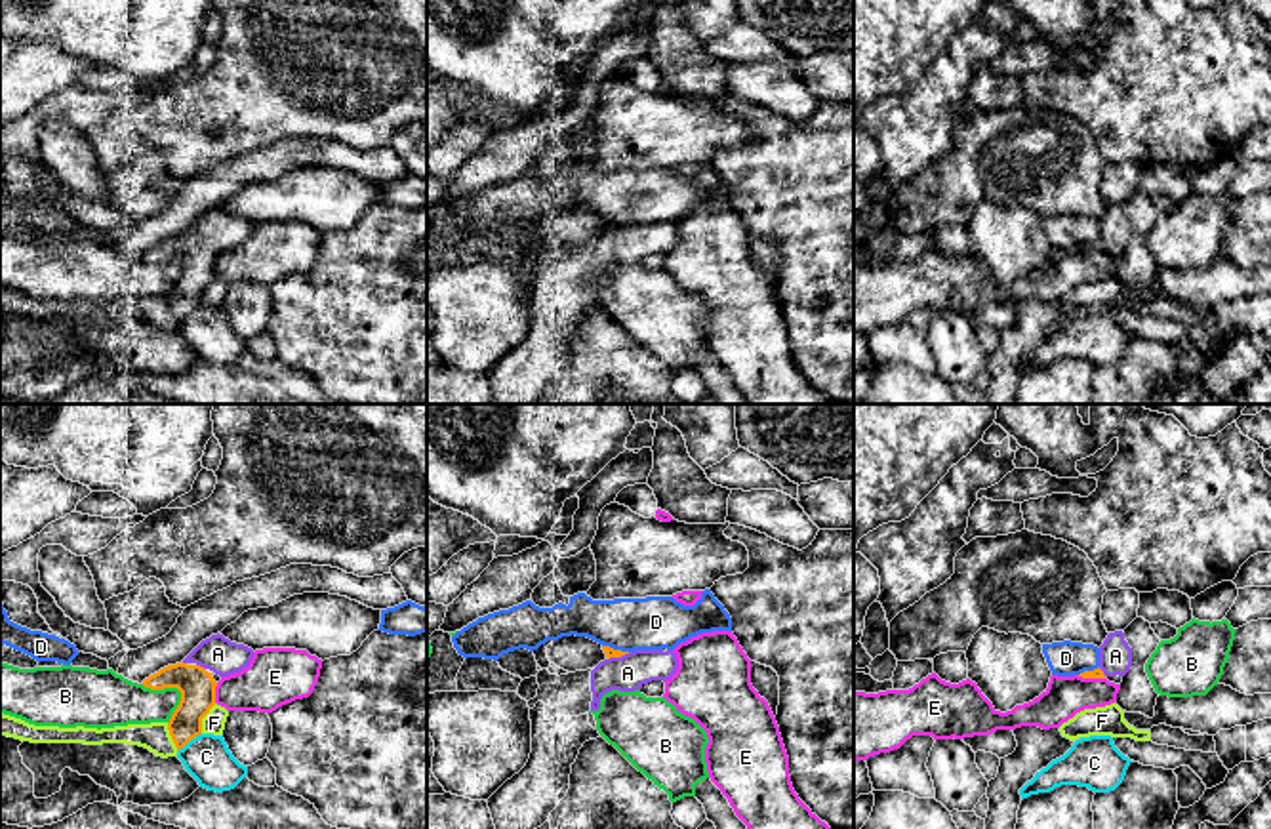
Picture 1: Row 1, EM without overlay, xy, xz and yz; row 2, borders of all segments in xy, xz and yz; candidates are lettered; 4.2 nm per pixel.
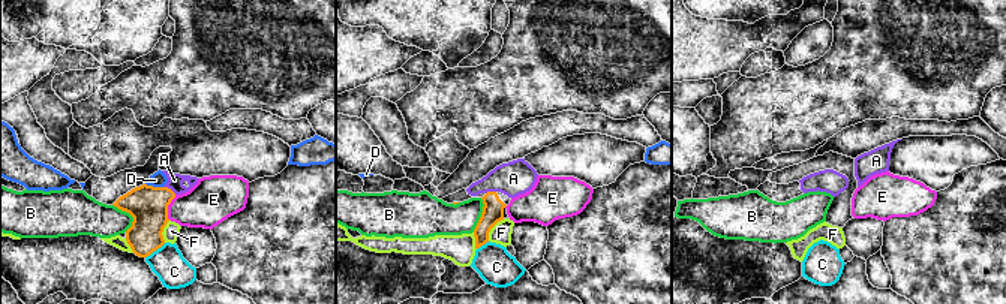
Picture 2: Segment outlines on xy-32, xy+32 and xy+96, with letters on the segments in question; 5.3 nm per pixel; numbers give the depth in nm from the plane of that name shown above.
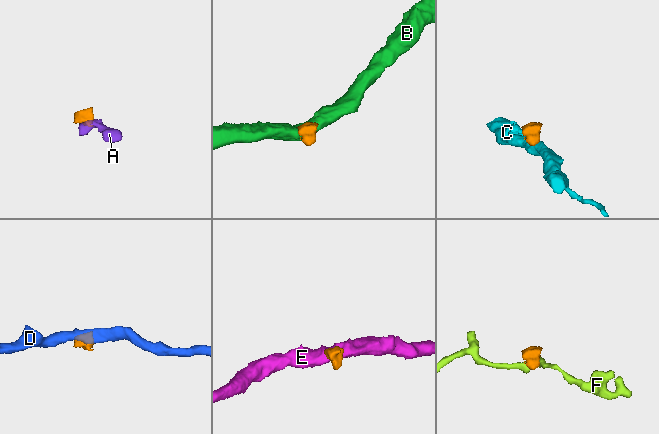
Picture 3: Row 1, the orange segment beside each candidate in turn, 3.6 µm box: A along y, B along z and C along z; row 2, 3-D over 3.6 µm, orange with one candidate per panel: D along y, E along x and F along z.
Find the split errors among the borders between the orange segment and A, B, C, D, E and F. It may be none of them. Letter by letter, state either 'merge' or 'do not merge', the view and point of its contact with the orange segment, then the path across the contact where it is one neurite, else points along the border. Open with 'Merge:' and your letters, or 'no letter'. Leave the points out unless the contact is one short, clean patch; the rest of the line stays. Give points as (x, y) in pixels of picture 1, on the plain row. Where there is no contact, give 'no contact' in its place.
Merge: A
A: merge | xy (199, 239) | across xy (197, 260), (199, 239), (210, 227), (218, 227)
B: do not merge | xy (176, 260)
C: do not merge | xy (189, 313) | along xy (201, 305), (178, 324)
D: do not merge | xz (616, 223) | along xz (603, 218), (627, 225)
E: do not merge | xy (214, 265) | along xy (218, 256), (214, 275)
F: do not merge | xy (202, 290) | along xy (216, 277), (202, 292), (201, 305)

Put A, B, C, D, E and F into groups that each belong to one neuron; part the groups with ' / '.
A / B / C / D / E / F

